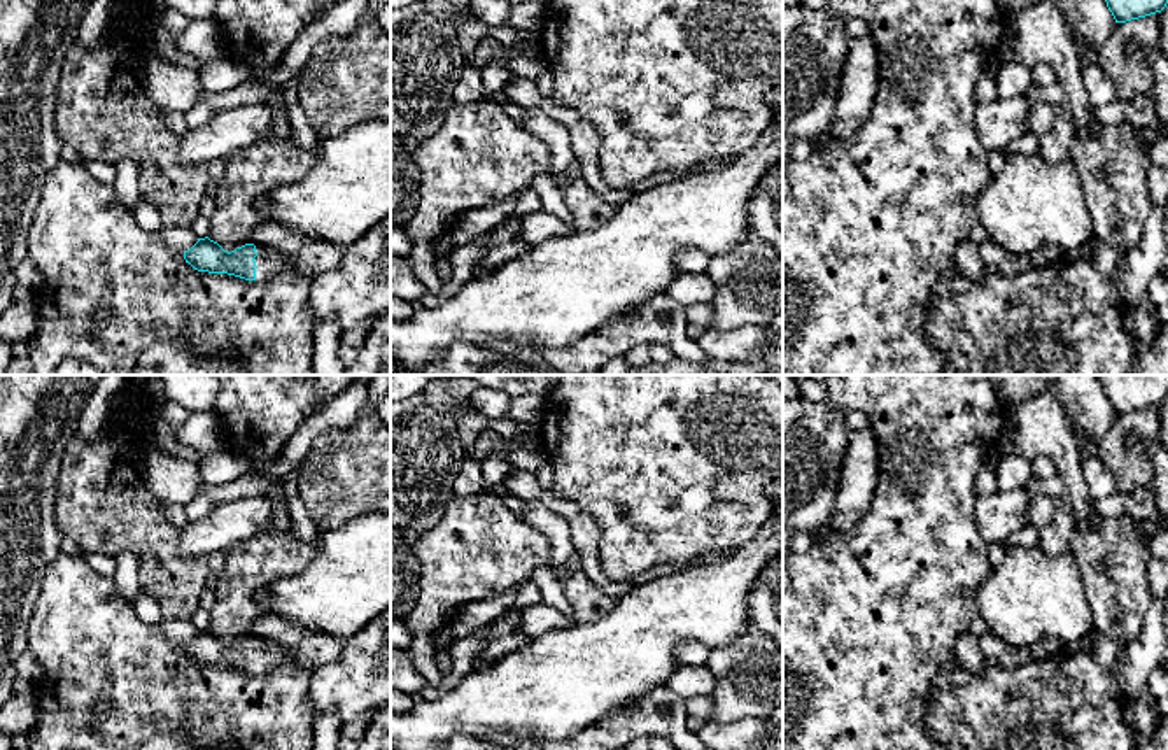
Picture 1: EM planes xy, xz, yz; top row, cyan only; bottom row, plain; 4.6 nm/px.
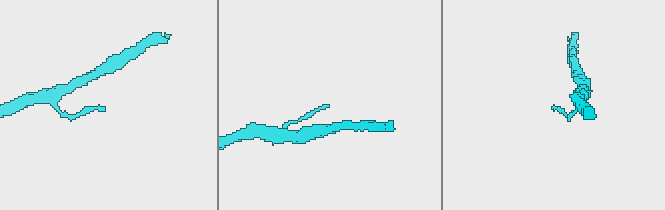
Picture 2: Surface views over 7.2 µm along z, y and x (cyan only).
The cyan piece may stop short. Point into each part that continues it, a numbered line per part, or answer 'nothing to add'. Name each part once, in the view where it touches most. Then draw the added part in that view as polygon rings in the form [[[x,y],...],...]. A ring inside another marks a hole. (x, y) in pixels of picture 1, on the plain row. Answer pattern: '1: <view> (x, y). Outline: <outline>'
1: xy (268, 654). Outline: [[[256,636],[257,648],[256,654],[256,673],[263,675],[268,673],[273,666],[284,661],[296,662],[296,652],[292,645],[280,645],[277,641]]]

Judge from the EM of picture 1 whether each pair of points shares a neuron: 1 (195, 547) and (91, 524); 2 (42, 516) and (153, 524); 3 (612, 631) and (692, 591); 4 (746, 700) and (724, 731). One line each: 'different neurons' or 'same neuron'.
1: different neurons
2: different neurons
3: same neuron
4: different neurons

